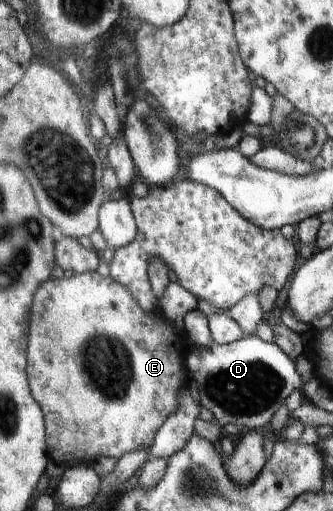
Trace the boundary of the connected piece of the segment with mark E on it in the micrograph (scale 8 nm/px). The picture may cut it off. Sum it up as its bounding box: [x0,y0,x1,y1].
[28,271,192,463]

